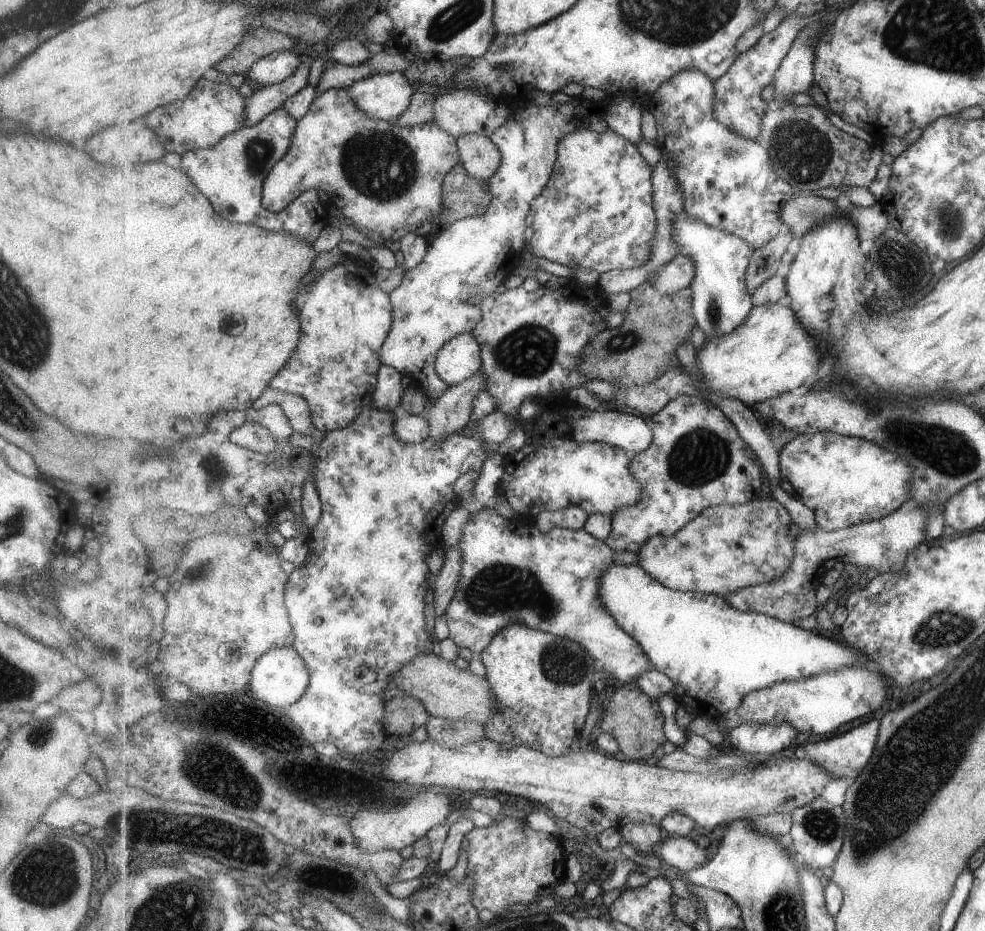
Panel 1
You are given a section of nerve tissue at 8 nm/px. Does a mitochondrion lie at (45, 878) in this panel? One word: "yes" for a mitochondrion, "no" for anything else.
yes

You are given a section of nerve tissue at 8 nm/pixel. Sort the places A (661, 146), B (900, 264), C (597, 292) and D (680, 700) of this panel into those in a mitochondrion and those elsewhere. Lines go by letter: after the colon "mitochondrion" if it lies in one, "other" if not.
A: other
B: mitochondrion
C: other
D: other

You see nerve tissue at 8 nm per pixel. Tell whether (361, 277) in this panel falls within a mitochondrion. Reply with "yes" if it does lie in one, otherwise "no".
no

